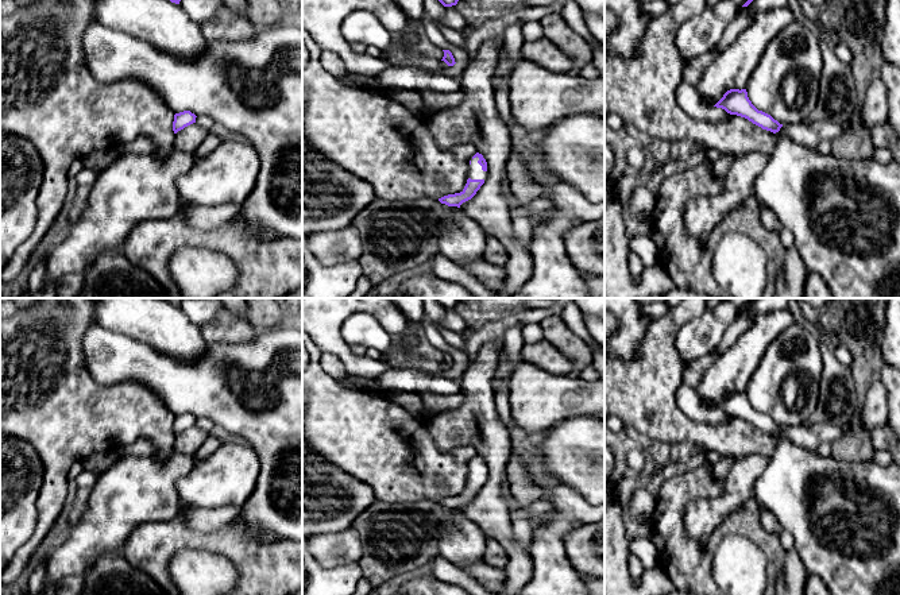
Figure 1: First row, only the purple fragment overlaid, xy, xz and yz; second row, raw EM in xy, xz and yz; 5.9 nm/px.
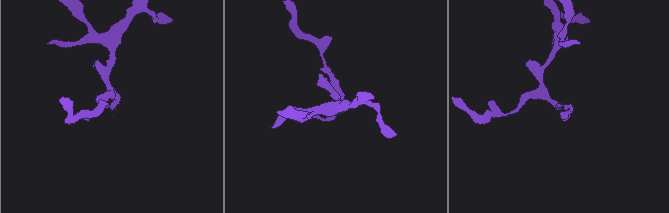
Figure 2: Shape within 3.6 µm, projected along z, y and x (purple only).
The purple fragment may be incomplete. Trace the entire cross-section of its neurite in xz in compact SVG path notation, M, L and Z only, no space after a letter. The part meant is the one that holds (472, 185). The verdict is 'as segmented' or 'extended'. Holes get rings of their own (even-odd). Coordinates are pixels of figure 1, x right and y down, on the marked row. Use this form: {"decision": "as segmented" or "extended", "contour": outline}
{"decision": "extended", "contour": "M476 152L470 161L468 179L464 189L460 193L444 196L439 198L439 201L448 206L460 208L463 202L471 200L476 194L476 192L484 183L486 177L487 162L482 154Z"}

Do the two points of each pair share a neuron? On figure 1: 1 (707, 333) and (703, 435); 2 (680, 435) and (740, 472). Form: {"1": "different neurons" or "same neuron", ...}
{"1": "different neurons", "2": "different neurons"}

